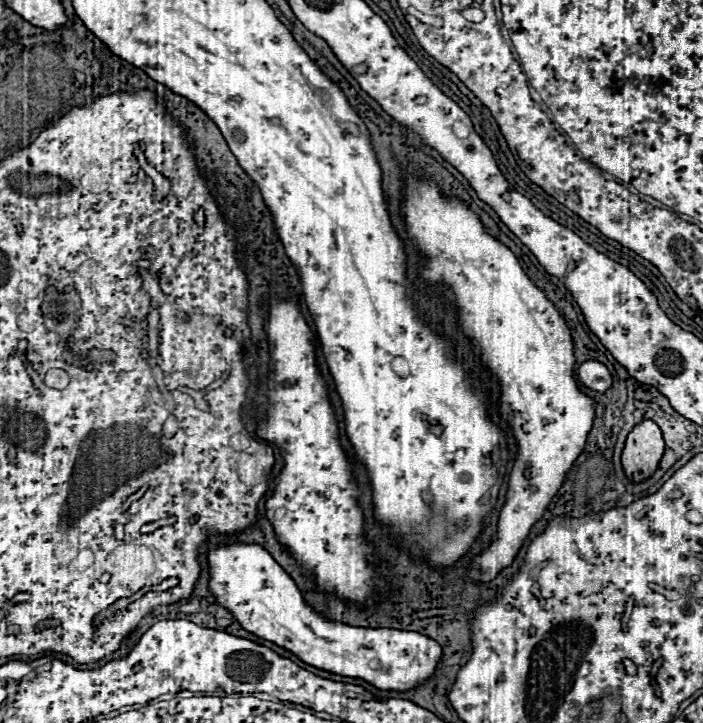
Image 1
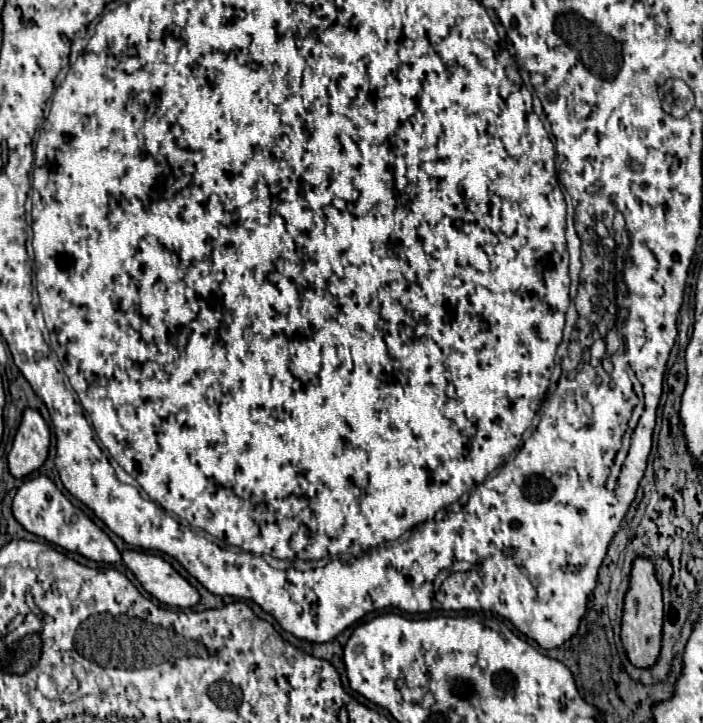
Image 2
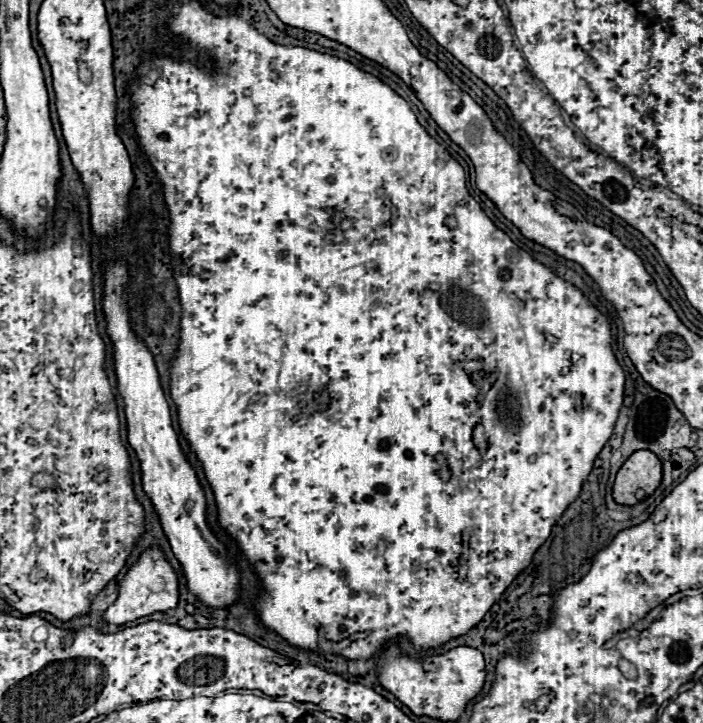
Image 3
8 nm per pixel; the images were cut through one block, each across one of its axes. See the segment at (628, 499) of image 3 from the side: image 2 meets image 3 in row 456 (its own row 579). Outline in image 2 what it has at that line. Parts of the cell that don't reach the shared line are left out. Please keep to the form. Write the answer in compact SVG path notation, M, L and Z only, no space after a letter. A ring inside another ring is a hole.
M638 556L632 562L630 572L630 588L624 598L624 614L622 614L622 644L628 652L628 658L638 668L648 668L656 662L662 640L662 586L656 580L654 562L646 556Z

